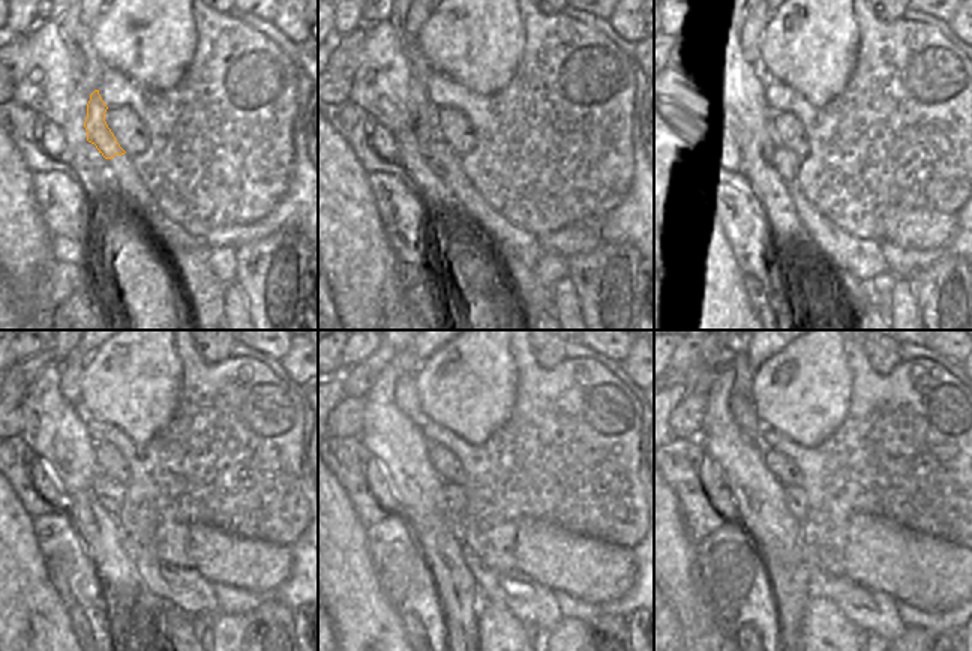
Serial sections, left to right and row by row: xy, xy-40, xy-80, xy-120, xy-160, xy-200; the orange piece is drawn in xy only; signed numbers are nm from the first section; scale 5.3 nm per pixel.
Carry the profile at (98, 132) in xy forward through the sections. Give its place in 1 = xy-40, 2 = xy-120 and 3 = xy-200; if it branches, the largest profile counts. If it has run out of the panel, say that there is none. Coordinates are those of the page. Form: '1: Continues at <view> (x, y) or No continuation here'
1: Continues at xy-40 (429, 138)
2: Continues at xy-120 (102, 485)
3: Continues at xy-200 (797, 498).

